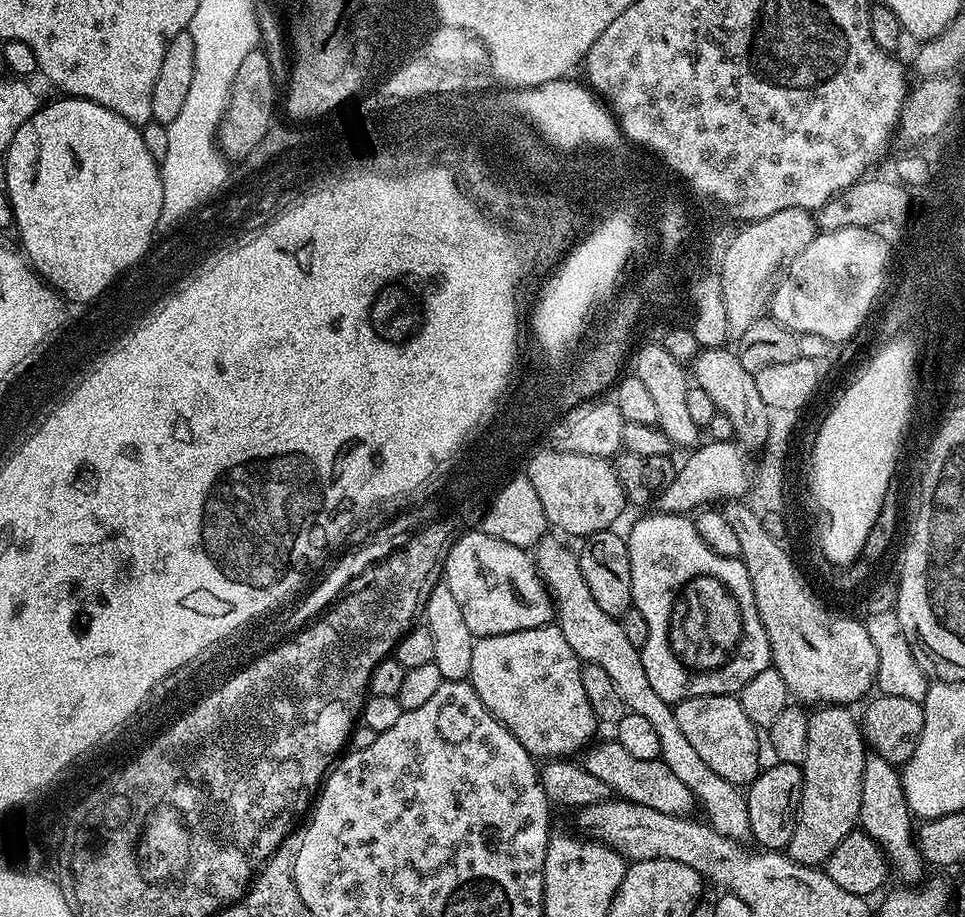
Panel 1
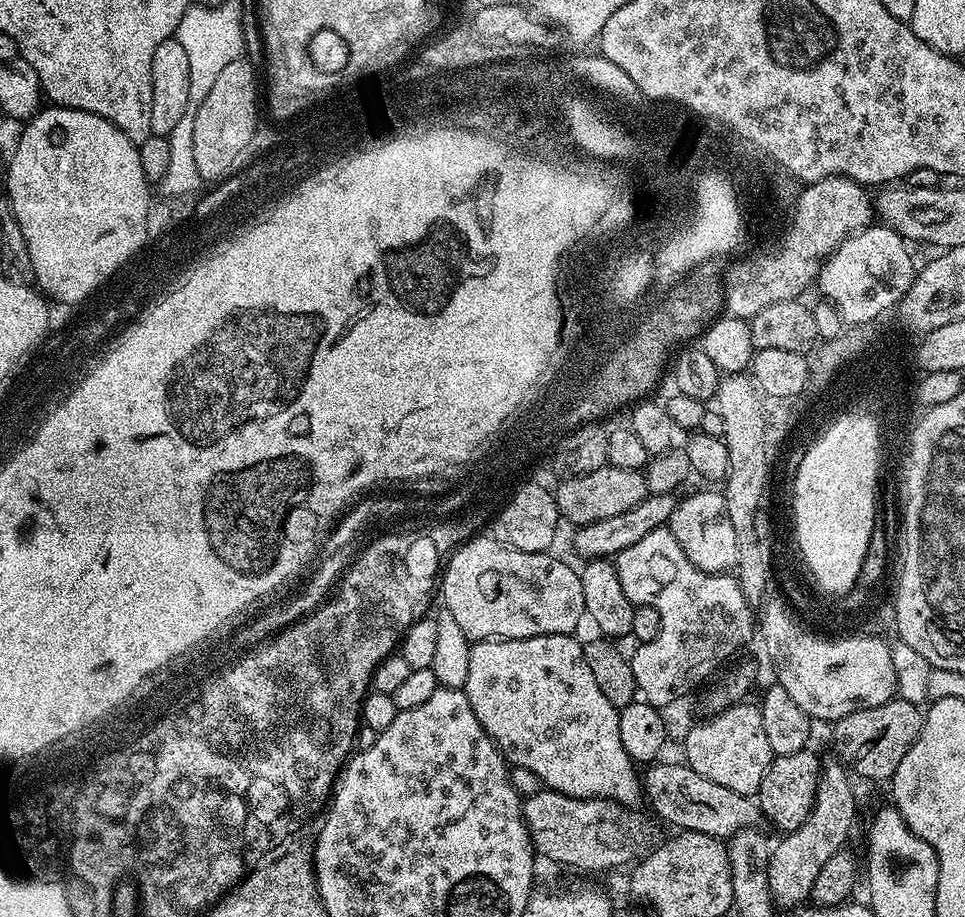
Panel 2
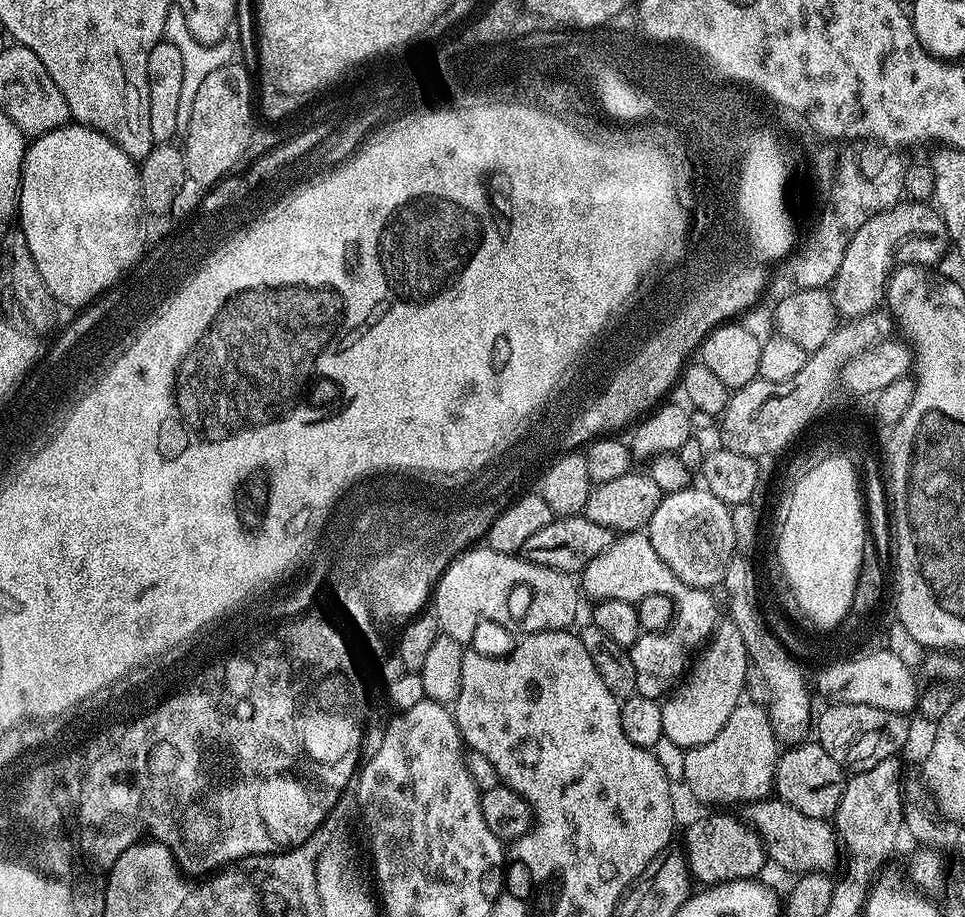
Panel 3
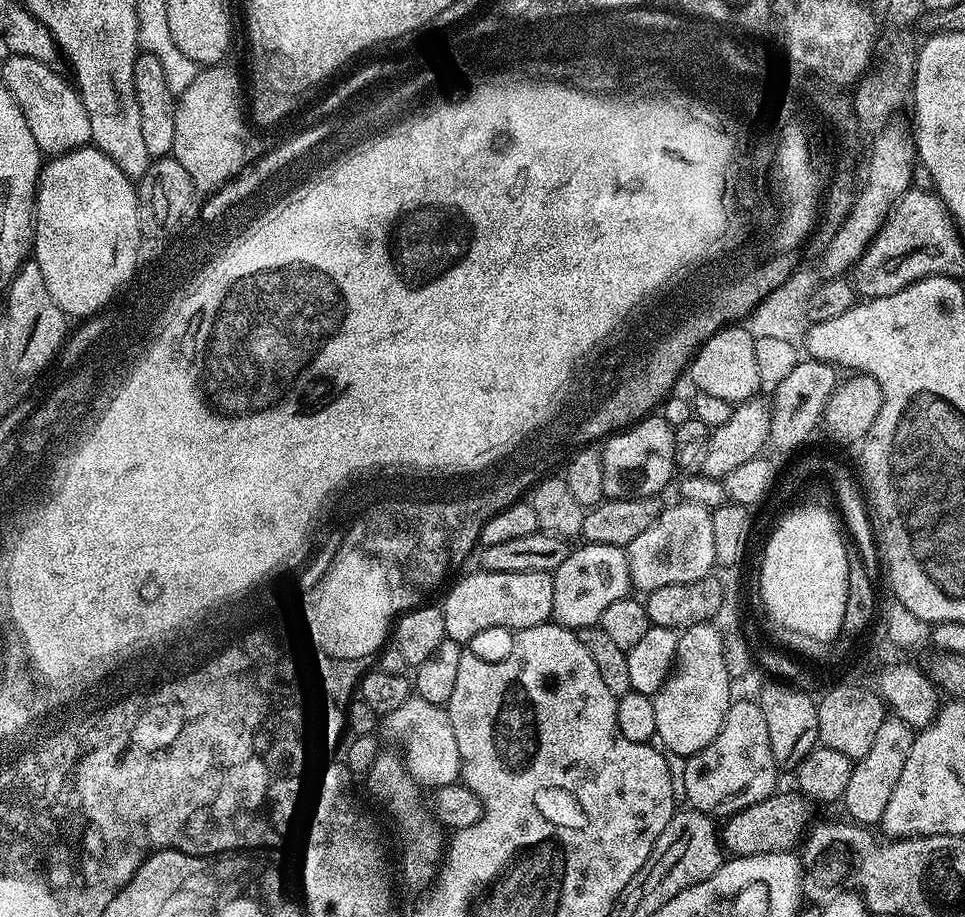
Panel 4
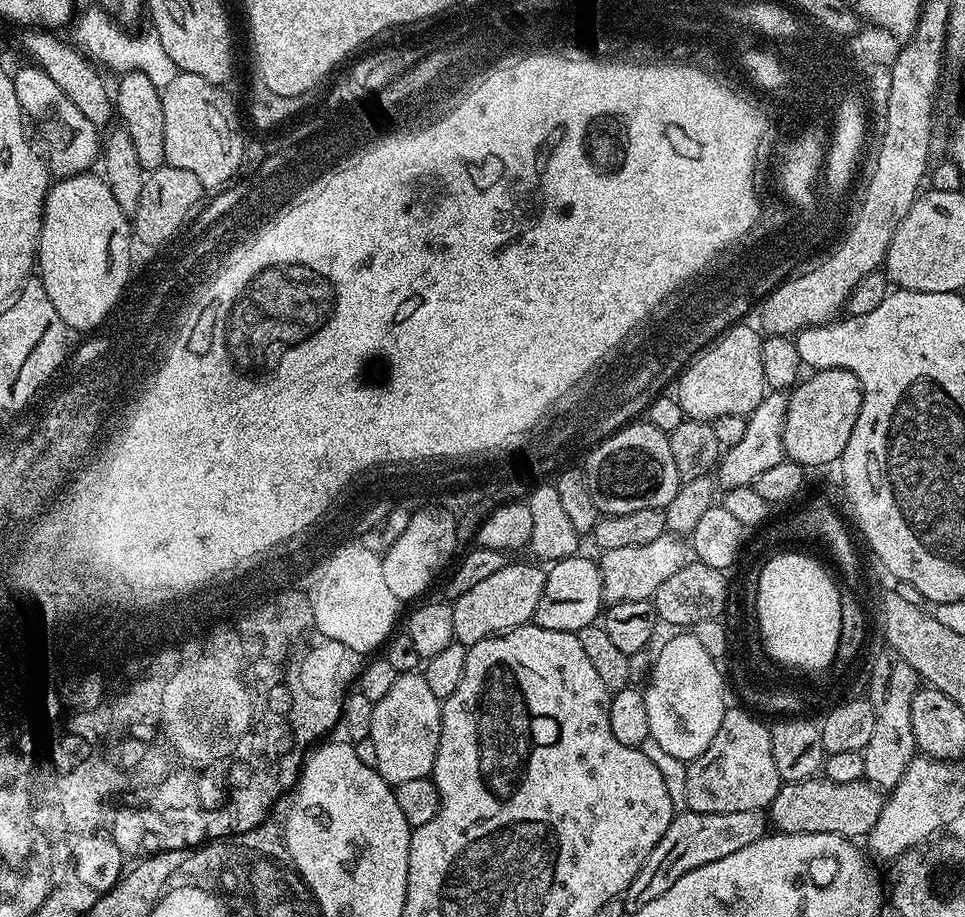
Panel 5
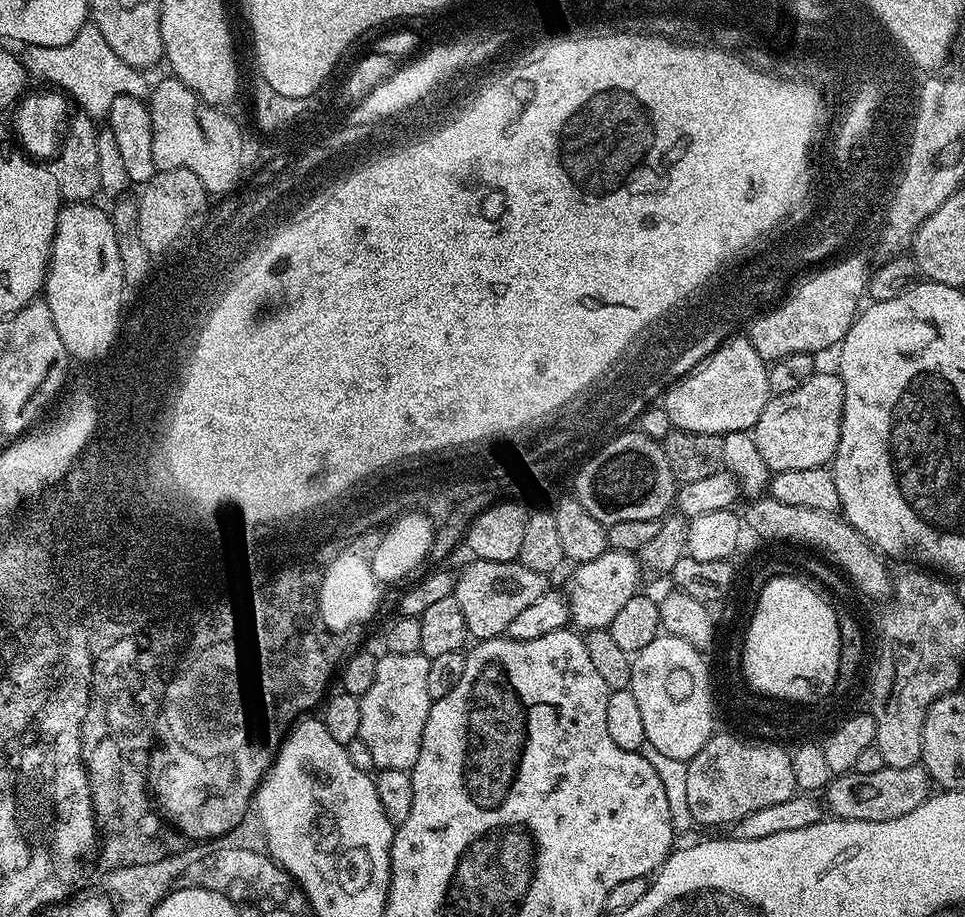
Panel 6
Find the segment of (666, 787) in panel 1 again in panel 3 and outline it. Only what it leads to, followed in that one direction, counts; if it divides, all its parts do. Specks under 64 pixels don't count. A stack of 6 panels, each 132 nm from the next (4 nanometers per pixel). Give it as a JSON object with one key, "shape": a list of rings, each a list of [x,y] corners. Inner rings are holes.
{"shape":[[[765,798],[747,805],[747,823],[755,828],[766,849],[766,856],[780,868],[791,874],[805,872],[831,873],[836,864],[838,837],[828,820],[810,818],[802,810],[794,810],[786,801],[779,798]]]}

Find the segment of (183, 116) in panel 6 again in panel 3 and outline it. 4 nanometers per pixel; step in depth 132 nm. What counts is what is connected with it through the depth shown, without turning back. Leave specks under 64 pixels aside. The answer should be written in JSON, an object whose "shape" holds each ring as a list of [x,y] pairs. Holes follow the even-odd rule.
{"shape":[[[240,62],[226,63],[218,70],[211,71],[203,79],[198,94],[194,94],[194,106],[190,106],[186,123],[182,128],[184,170],[191,183],[193,180],[194,183],[201,184],[201,189],[208,190],[219,184],[235,169],[232,167],[243,158],[244,147],[252,136],[252,114],[254,118],[254,80]]]}

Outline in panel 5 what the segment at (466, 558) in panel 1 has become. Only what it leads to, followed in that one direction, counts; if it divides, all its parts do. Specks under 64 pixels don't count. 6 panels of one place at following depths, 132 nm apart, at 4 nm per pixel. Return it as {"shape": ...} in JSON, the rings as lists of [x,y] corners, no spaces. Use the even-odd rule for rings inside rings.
{"shape":[[[509,562],[502,570],[490,574],[482,582],[478,582],[466,594],[462,594],[452,604],[454,614],[455,643],[465,646],[477,644],[479,640],[487,640],[489,636],[499,636],[529,623],[538,610],[538,598],[542,598],[545,569],[539,563],[516,564]]]}

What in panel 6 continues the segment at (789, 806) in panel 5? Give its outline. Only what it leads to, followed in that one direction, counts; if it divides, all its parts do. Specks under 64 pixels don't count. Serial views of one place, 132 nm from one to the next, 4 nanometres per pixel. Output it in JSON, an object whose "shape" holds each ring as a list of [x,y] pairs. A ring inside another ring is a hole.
{"shape":[[[923,763],[905,768],[874,770],[874,774],[862,774],[855,770],[840,774],[826,789],[826,808],[837,820],[861,820],[862,822],[890,822],[890,818],[902,818],[910,810],[918,810],[922,802],[933,795],[934,781]]]}

